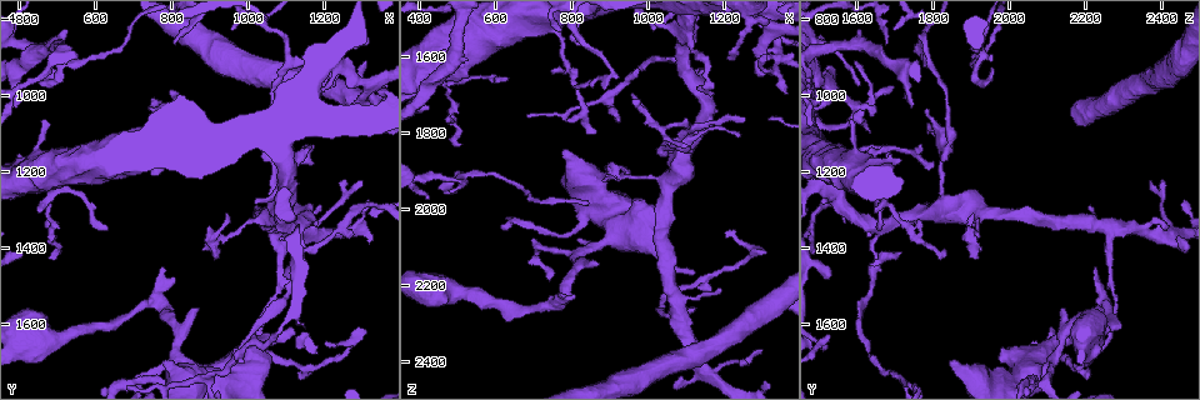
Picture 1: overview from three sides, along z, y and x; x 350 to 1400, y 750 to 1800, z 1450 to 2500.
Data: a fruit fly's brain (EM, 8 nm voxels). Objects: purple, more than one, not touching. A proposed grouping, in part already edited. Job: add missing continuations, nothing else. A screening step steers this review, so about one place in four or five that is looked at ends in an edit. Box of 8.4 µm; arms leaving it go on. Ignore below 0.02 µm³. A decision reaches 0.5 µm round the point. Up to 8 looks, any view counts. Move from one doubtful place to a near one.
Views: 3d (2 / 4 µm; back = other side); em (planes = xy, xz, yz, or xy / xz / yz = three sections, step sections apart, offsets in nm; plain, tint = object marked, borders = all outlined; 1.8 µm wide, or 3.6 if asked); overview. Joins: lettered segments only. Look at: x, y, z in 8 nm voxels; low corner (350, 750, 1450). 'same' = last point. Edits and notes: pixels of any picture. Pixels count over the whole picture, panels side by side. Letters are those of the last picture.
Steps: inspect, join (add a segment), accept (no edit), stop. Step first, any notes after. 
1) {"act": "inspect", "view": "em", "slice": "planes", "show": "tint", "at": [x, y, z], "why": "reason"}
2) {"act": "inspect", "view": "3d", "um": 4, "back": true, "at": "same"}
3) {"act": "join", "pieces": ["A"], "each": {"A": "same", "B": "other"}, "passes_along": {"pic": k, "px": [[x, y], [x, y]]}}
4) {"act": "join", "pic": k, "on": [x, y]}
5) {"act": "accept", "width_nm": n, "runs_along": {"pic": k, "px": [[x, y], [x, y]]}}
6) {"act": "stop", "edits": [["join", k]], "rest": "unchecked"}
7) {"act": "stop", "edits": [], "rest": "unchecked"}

{"act": "inspect", "view": "3d", "um": 4, "back": true, "at": [1095, 1475, 1525]}

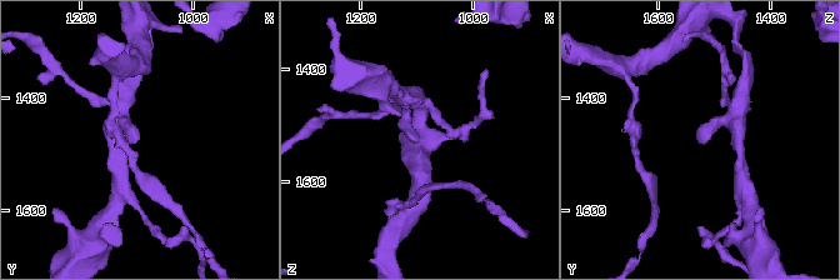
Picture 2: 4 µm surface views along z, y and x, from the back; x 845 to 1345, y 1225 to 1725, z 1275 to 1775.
{"act": "inspect", "view": "em", "slice": "planes", "show": "plain", "at": [1100, 1470, 1530], "why": "now the EM"}

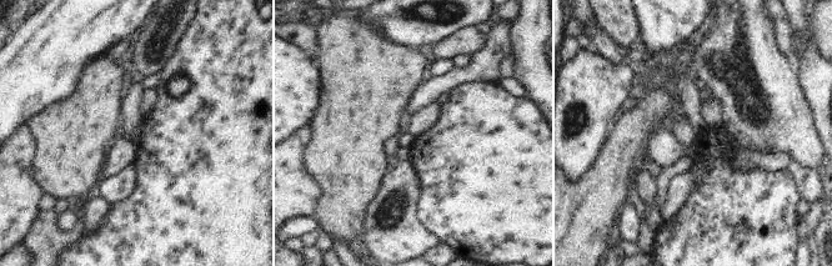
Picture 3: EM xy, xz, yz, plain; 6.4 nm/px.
{"act": "inspect", "view": "em", "slice": "planes", "show": "borders", "at": "same", "why": "what lies round it"}

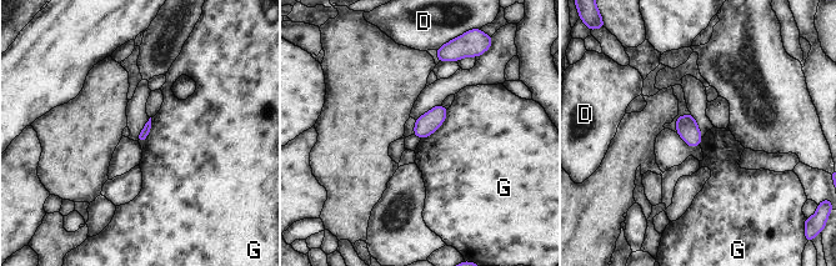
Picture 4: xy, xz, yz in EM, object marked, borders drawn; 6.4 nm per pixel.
{"act": "accept", "each": {"D": "other", "G": "other"}, "border": {"pic": 4, "px": [[447, 109], [445, 120], [421, 139]]}, "found": "no lettered segment goes on from it"}

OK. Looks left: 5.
{"act": "inspect", "view": "em", "um": 3.6, "slice": "planes", "show": "borders", "at": [1060, 1165, 1825], "why": "thick turns thin"}

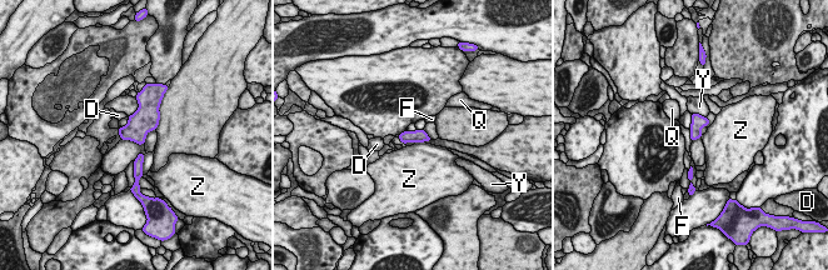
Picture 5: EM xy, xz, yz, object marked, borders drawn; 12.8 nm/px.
{"act": "accept", "each": {"D": "other", "F": "other", "Q": "other", "Y": "other", "Z": "other"}, "border": {"pic": 5, "px": [[415, 141], [423, 143]]}, "found": "none of them fits"}

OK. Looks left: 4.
{"act": "inspect", "view": "em", "slice": "planes", "show": "borders", "at": [865, 1560, 2145], "why": "branch stops here"}

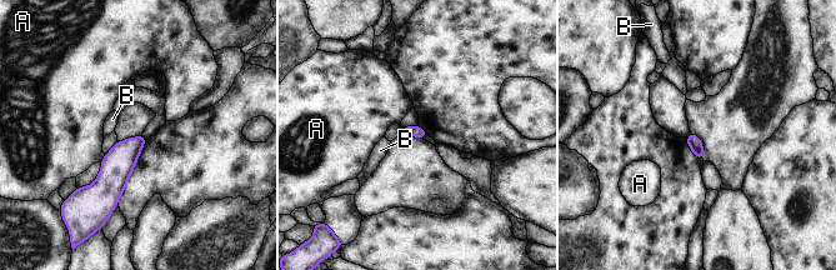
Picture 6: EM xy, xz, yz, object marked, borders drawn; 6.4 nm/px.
{"act": "accept", "each": {"A": "other", "B": "other"}, "border": {"pic": 6, "px": [[105, 155], [100, 161]]}, "found": "no lettered segment goes on from it"}

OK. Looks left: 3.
{"act": "stop", "edits": [], "rest": "unchecked"}

